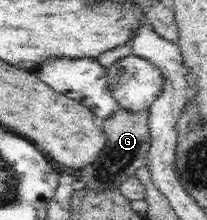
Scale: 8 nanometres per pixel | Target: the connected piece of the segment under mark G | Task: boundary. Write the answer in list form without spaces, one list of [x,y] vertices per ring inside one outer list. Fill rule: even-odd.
[[[120,107],[112,116],[109,116],[101,127],[107,142],[92,164],[77,170],[75,175],[77,187],[100,192],[111,188],[119,188],[123,181],[134,175],[140,166],[146,165],[150,146],[148,120],[148,109],[132,112]]]

